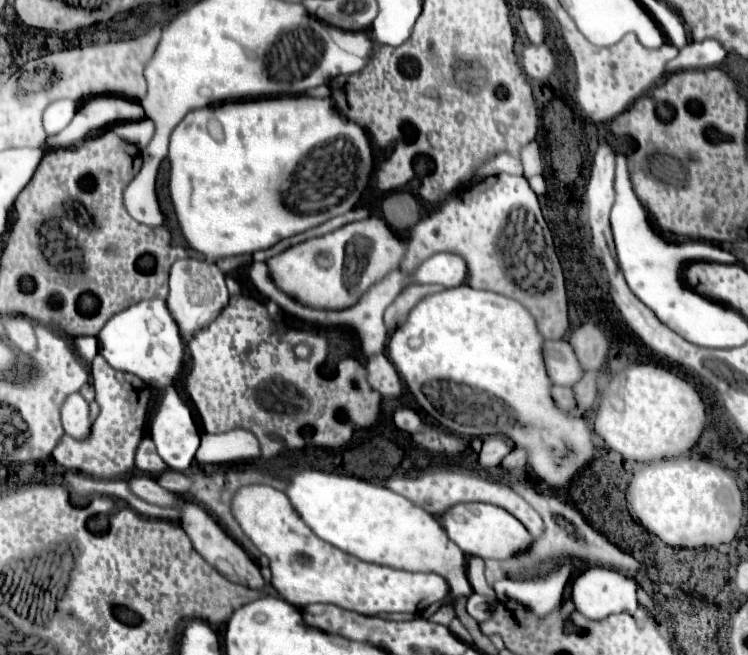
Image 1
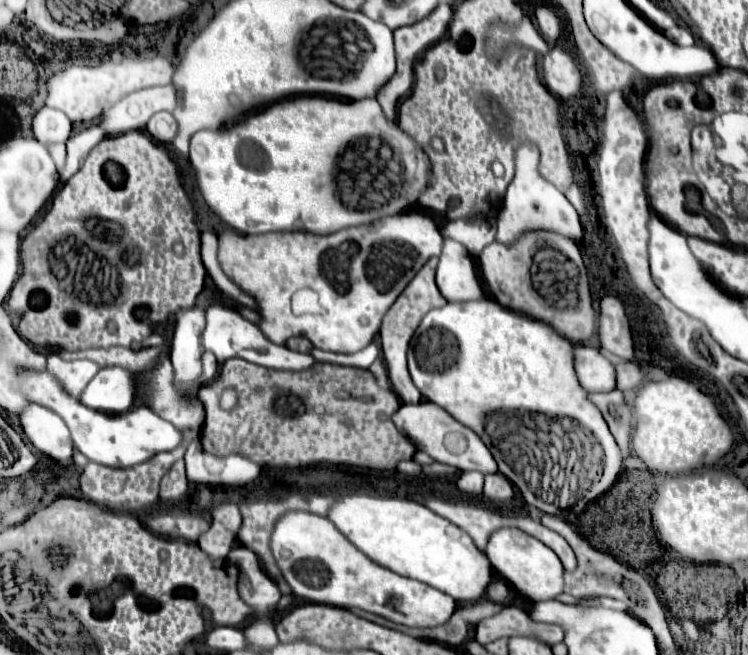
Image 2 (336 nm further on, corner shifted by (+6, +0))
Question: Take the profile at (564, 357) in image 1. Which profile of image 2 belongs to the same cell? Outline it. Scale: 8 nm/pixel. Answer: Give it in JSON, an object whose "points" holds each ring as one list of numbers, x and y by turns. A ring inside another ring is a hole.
{"points":[[592,346,574,348,576,374,582,388,588,392,610,392,616,388,616,368,614,364]]}

